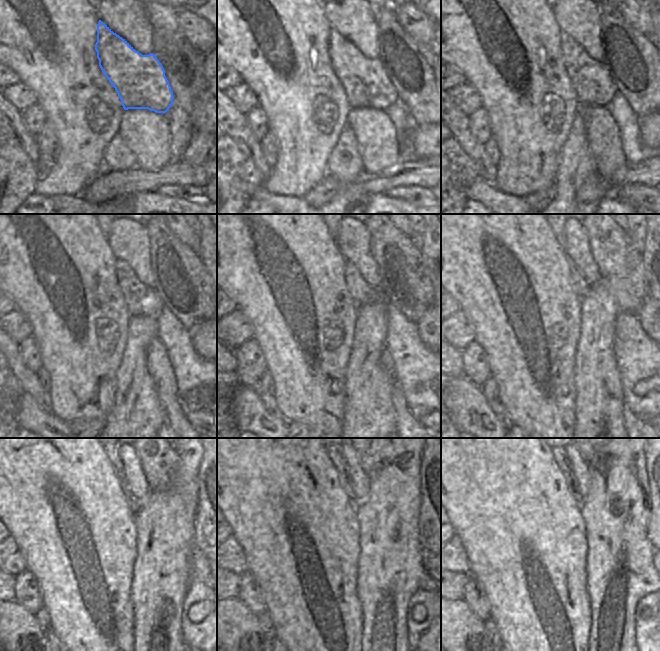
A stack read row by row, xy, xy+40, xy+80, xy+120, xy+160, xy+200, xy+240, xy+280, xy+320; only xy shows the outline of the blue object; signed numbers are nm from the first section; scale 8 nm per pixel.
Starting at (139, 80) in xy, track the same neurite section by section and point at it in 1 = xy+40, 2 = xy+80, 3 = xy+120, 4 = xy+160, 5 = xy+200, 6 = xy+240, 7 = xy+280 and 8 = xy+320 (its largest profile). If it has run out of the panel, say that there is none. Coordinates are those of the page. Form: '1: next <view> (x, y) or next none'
1: next xy+40 (366, 84)
2: next xy+80 (593, 85)
3: next xy+120 (141, 300)
4: next xy+160 (361, 293)
5: next xy+200 (580, 286)
6: next xy+240 (133, 503)
7: next xy+280 (348, 489)
8: next xy+320 (574, 491)

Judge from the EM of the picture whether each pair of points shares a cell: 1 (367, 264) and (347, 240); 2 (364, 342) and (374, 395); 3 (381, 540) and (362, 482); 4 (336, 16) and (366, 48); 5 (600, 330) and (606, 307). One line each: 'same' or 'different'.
1: same
2: same
3: different
4: same
5: same

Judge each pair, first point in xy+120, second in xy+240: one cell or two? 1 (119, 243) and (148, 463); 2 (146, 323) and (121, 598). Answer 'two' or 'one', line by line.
1: two
2: two

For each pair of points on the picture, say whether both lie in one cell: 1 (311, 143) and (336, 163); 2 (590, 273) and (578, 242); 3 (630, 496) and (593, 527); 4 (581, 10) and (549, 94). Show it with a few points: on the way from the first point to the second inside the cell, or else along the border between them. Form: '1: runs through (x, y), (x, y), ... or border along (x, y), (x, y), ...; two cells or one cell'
1: border along (339, 136), (329, 156), (326, 172); two cells
2: runs through (587, 265), (578, 250); one cell
3: runs through (617, 491), (612, 492), (608, 499), (606, 514); one cell
4: border along (552, 10), (552, 15), (562, 31); two cells

